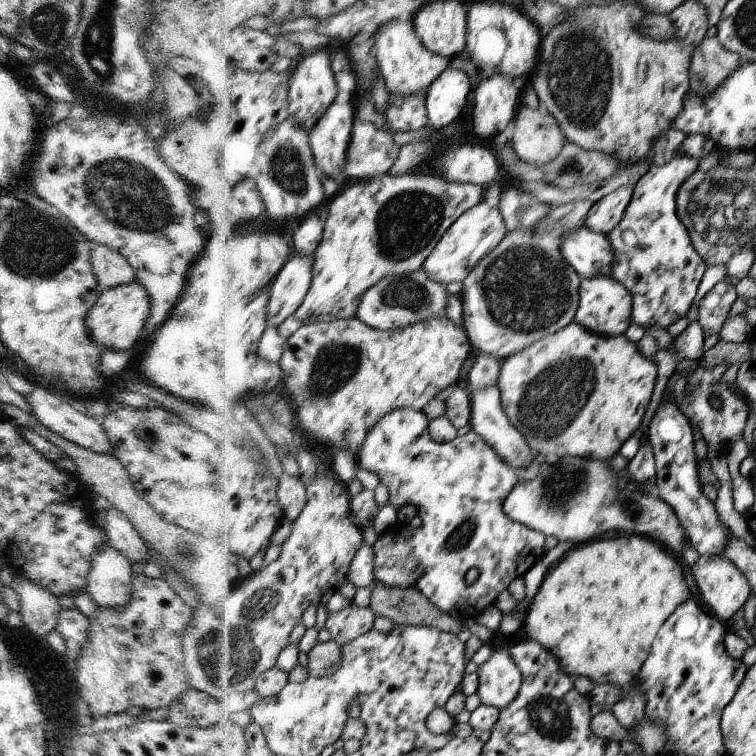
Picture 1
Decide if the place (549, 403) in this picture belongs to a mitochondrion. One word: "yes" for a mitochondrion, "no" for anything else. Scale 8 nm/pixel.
yes

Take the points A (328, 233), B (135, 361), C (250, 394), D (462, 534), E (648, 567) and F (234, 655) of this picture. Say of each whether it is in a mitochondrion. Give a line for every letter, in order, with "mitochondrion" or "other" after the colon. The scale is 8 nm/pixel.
A: other
B: other
C: other
D: mitochondrion
E: other
F: mitochondrion

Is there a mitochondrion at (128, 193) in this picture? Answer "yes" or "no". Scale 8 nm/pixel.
yes

